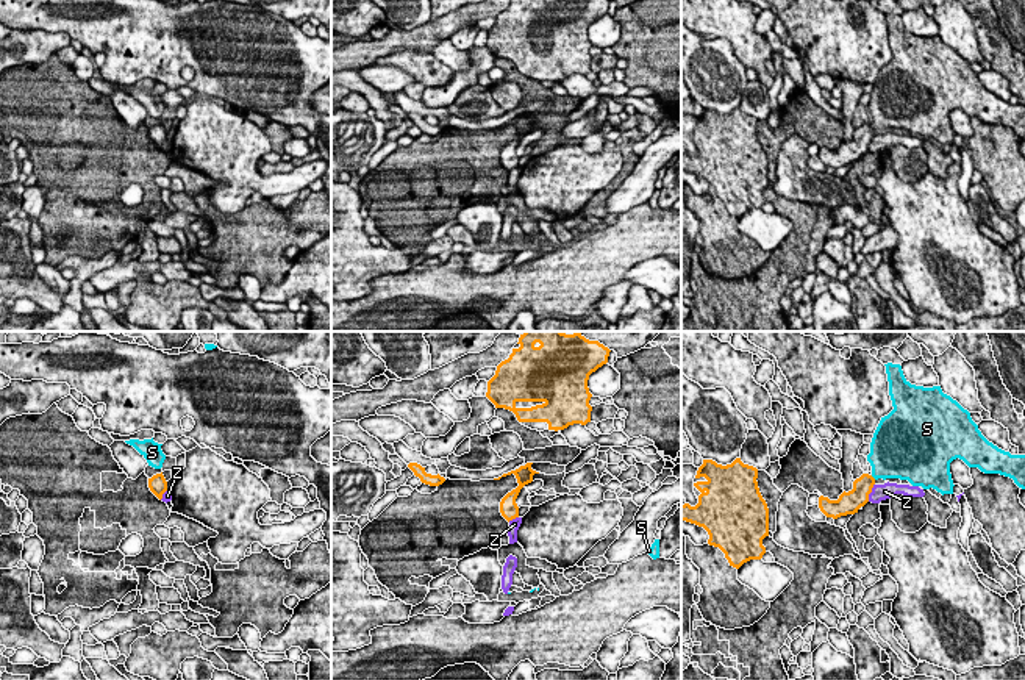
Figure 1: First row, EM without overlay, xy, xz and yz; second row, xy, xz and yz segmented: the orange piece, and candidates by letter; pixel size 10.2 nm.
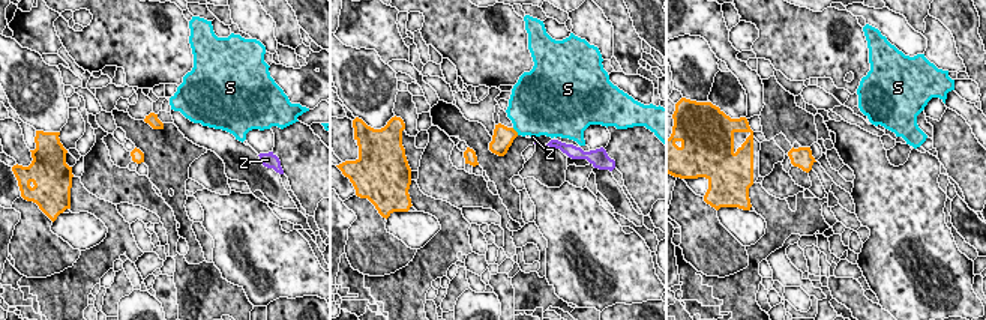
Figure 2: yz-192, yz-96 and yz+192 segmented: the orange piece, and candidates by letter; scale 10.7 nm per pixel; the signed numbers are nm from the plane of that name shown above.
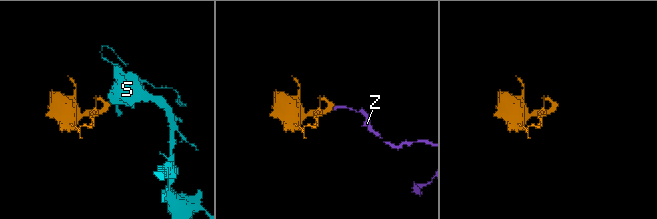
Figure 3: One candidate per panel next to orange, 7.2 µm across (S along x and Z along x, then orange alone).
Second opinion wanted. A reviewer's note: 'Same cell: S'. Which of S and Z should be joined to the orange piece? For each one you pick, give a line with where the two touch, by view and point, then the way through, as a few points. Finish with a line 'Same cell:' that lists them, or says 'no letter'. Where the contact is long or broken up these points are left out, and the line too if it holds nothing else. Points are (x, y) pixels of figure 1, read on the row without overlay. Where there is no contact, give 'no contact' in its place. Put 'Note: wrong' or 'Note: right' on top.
Note: right
S: meets orange in yz at (872, 127); runs through yz (858, 146), (872, 127), (888, 108)
Same cell: S

